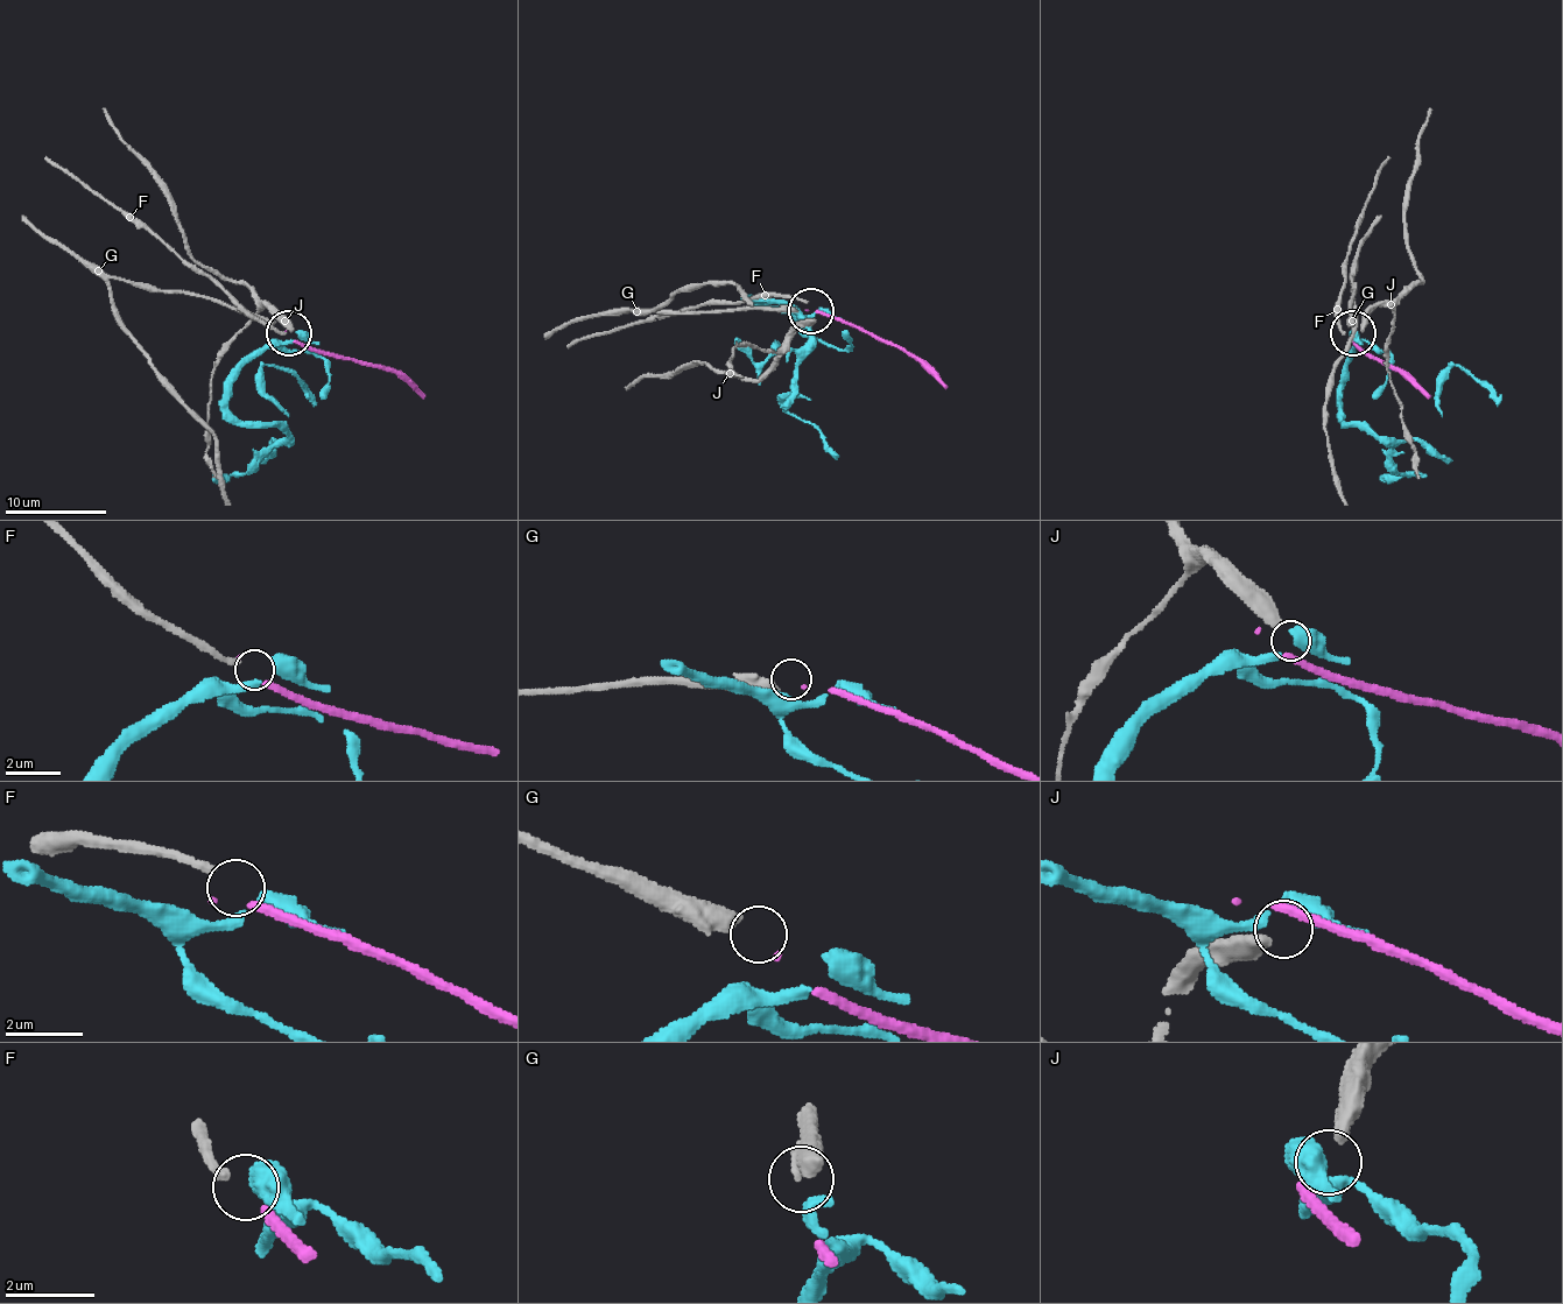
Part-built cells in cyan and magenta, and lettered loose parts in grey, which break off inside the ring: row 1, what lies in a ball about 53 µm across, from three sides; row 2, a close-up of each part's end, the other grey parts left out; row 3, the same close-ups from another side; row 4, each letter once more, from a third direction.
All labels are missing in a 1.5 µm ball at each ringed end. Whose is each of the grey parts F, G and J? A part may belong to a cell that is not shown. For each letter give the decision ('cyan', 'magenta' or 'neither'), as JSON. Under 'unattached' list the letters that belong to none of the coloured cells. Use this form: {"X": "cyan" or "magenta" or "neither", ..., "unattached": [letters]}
{"F": "cyan", "G": "magenta", "J": "neither", "unattached": ["J"]}

